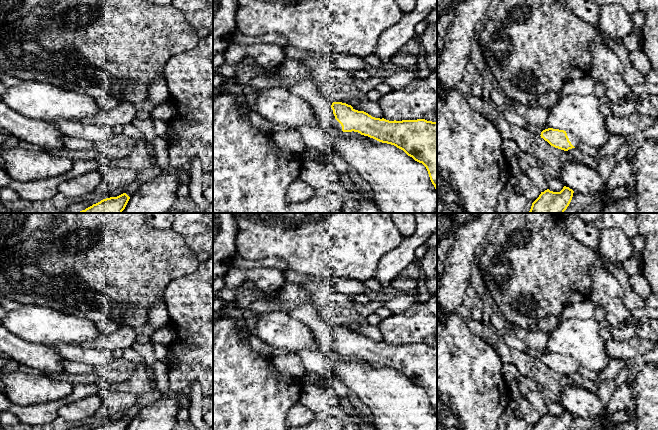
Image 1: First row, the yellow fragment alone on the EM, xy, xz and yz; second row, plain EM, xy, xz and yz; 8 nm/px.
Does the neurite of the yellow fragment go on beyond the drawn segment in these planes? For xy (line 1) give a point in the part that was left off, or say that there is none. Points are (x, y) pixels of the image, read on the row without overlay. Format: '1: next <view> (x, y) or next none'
1: next none

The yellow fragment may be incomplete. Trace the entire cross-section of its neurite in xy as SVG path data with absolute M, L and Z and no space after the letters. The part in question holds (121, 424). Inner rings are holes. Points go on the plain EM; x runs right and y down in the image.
M123 417L117 421L110 421L93 428L92 430L126 430L130 421Z

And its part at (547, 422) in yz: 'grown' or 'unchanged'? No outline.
unchanged

